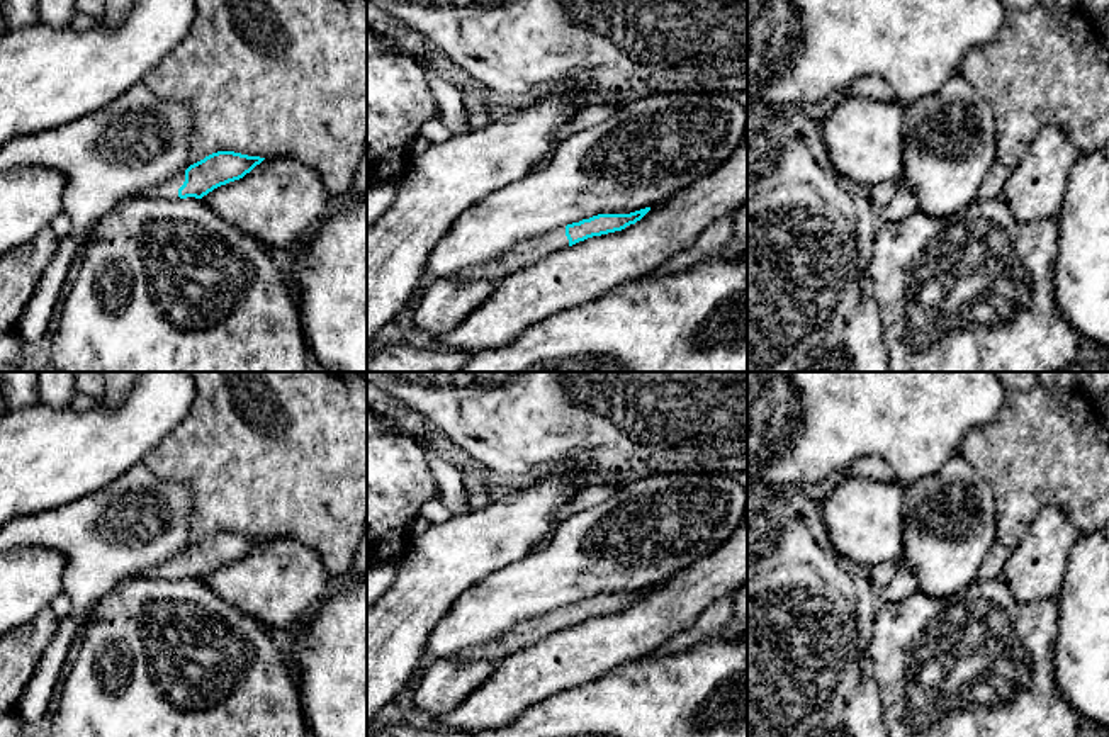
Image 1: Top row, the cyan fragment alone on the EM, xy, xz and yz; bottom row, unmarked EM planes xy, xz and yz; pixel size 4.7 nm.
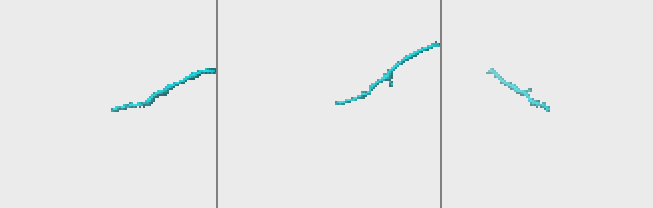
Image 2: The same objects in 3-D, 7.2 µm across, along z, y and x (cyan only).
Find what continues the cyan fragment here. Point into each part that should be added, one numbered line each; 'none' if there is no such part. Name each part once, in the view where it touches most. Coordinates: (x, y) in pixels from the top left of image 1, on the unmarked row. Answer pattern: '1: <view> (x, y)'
1: xy (168, 571)

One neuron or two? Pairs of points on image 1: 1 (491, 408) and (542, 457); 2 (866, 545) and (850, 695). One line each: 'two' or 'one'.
1: one
2: two

